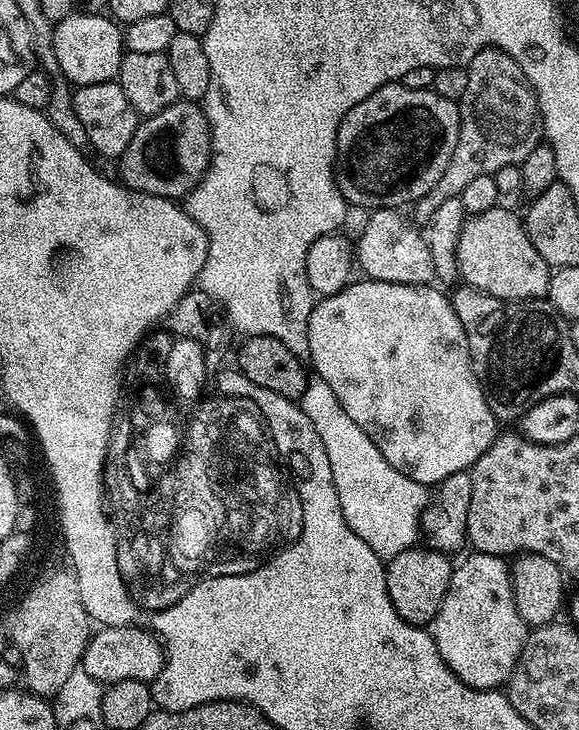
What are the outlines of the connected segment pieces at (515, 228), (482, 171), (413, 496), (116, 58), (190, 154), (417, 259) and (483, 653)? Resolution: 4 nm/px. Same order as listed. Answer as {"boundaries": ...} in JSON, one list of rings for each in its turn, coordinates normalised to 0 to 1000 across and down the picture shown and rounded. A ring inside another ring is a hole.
{"boundaries":[[[[858,282],[824,296],[808,296],[801,308],[794,311],[791,342],[788,344],[788,358],[794,366],[793,382],[807,393],[832,397],[862,411],[931,411],[945,407],[948,364],[936,353],[936,348],[929,348],[929,342],[922,342],[905,314],[903,300],[870,284]]],[[[834,66],[805,89],[812,112],[805,116],[805,129],[794,136],[794,182],[791,195],[784,200],[784,211],[756,249],[722,277],[734,293],[744,293],[756,288],[756,282],[772,273],[794,270],[798,260],[815,245],[827,241],[864,238],[869,230],[895,227],[936,195],[936,166],[933,162],[933,142],[926,138],[926,125],[915,118],[908,101],[865,66]]],[[[541,514],[534,519],[515,552],[528,573],[542,578],[542,589],[549,589],[556,611],[563,611],[563,627],[570,627],[570,649],[577,649],[577,671],[584,671],[584,688],[591,693],[591,710],[598,710],[598,721],[604,721],[604,726],[611,726],[611,732],[618,732],[618,737],[625,737],[625,742],[632,742],[632,748],[639,748],[639,753],[646,753],[646,759],[658,764],[686,762],[713,749],[729,734],[725,707],[743,689],[741,670],[667,633],[653,611],[646,611],[646,605],[622,588],[618,578],[611,578],[611,573],[604,573],[604,567],[591,562],[577,534],[570,534],[570,529],[563,529],[553,515]]],[[[143,14],[126,16],[121,25],[92,37],[90,62],[104,103],[126,116],[199,111],[207,103],[207,86],[218,70],[211,38],[185,21]]],[[[313,134],[287,151],[237,168],[225,200],[218,200],[214,210],[204,215],[206,245],[230,263],[309,275],[351,247],[364,212],[359,163],[352,159],[351,147]]],[[[651,285],[629,307],[622,330],[611,334],[611,356],[639,384],[658,384],[675,389],[736,389],[753,384],[750,353],[743,348],[739,325],[731,316],[715,312],[698,297],[696,289],[680,285]]],[[[817,755],[781,781],[770,819],[744,862],[756,896],[813,942],[857,945],[876,938],[905,884],[908,856],[888,825],[881,773],[869,762]]]]}

